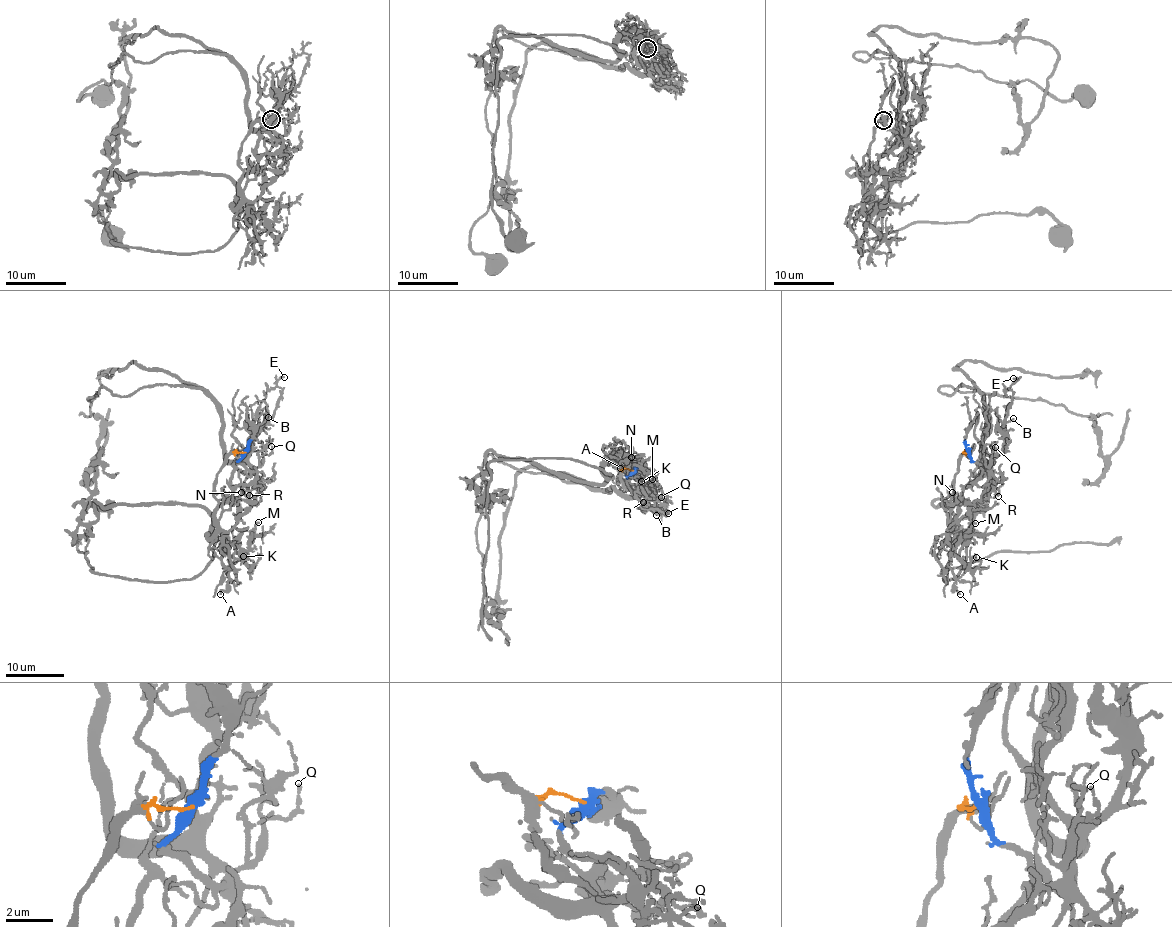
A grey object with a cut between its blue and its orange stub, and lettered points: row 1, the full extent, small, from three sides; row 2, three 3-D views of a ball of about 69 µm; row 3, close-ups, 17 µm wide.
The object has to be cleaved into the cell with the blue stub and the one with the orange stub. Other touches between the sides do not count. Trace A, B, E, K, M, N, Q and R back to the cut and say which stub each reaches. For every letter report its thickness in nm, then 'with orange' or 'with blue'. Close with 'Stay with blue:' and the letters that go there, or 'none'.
A: 110 nm | with orange
B: 110 nm | with blue
E: 170 nm | with blue
K: 120 nm | with orange
M: 160 nm | with orange
N: 140 nm | with orange
Q: 150 nm | with blue
R: 180 nm | with blue
Stay with blue: B, E, Q, R

